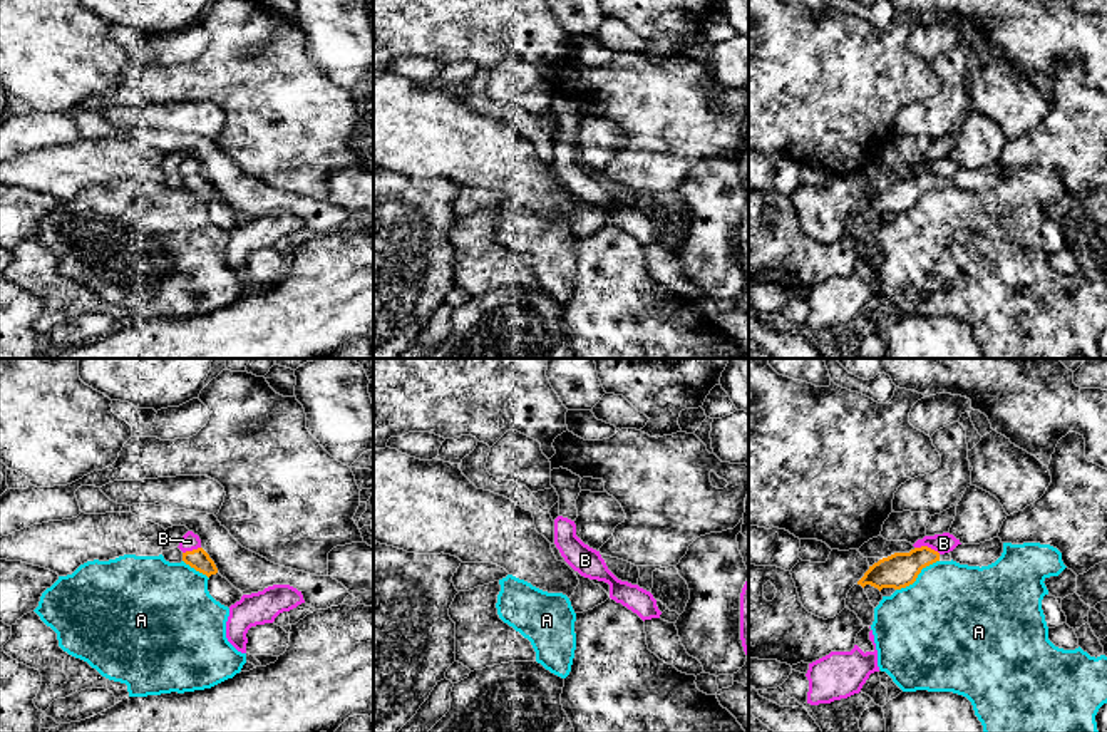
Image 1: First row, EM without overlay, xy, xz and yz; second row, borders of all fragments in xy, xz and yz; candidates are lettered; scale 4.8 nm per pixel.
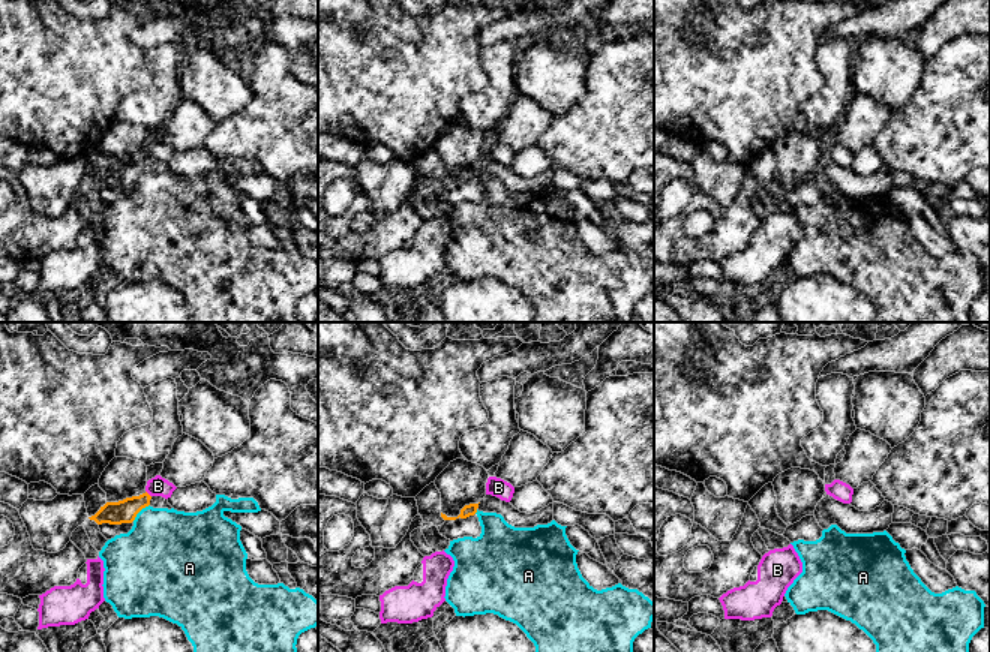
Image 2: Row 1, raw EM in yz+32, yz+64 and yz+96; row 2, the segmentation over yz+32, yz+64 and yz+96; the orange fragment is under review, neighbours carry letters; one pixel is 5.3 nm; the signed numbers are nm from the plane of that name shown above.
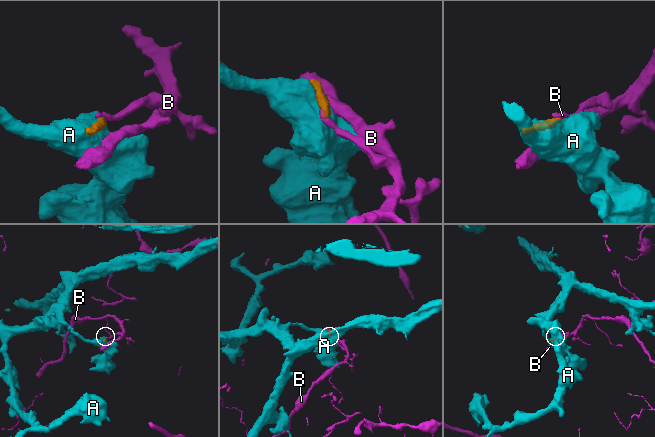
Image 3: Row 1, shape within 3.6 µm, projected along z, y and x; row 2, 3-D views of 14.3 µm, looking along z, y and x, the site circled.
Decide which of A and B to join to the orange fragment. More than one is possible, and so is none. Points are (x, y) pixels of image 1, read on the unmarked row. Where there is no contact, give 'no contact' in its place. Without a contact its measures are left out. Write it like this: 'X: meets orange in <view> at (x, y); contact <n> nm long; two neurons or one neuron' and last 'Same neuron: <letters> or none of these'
A: meets orange in yz at (916, 201); contact 260 nm long; two neurons
B: meets orange in yz at (926, 171); contact 130 nm long; two neurons
Same neuron: none of these

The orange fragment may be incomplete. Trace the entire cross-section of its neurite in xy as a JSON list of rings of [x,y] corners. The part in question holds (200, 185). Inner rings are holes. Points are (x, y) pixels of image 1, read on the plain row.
[[[203,173],[183,178],[183,186],[208,203],[218,198],[214,186]]]

